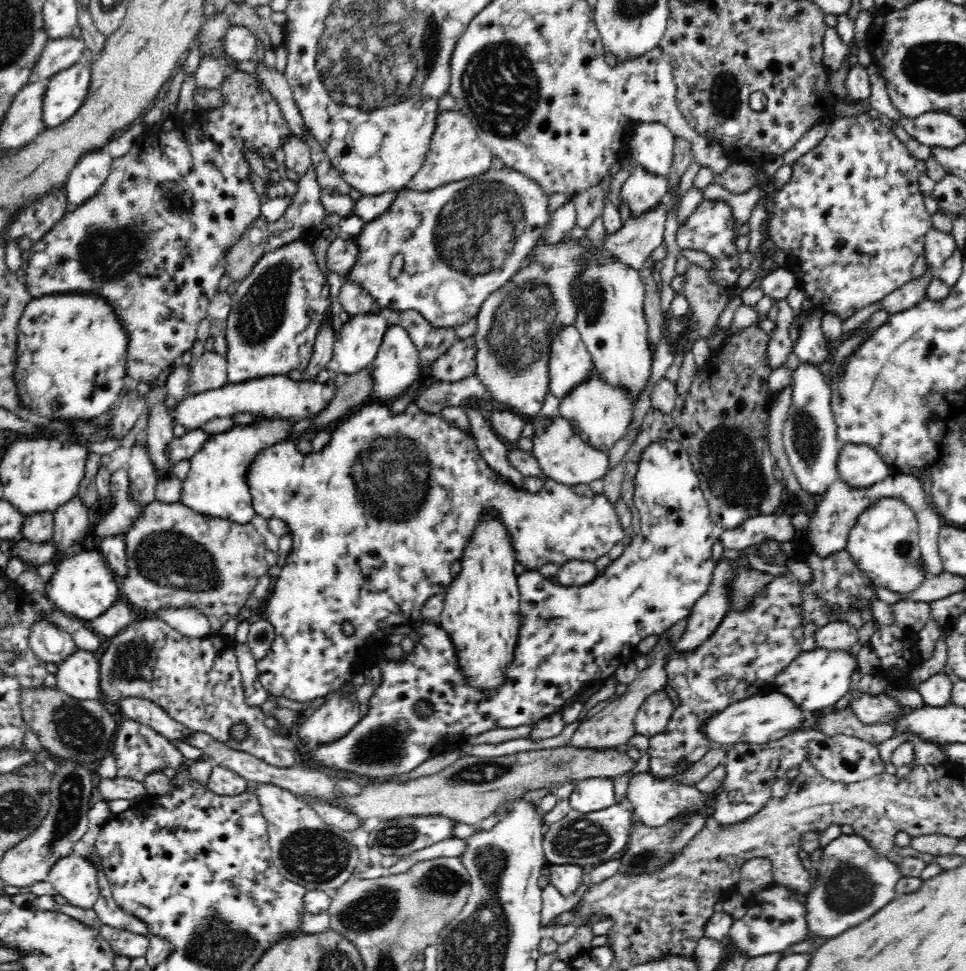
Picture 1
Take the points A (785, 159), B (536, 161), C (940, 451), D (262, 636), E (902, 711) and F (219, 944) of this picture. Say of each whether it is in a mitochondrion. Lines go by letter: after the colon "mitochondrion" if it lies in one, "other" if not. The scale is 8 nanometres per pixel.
A: other
B: other
C: other
D: other
E: other
F: mitochondrion

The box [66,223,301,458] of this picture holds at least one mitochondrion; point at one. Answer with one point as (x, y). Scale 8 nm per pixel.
(262, 310)

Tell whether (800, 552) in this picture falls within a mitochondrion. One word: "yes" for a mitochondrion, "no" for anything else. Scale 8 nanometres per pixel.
no

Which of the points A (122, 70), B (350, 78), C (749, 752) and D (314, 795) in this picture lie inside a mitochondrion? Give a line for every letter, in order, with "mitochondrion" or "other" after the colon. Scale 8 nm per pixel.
A: other
B: mitochondrion
C: other
D: other

